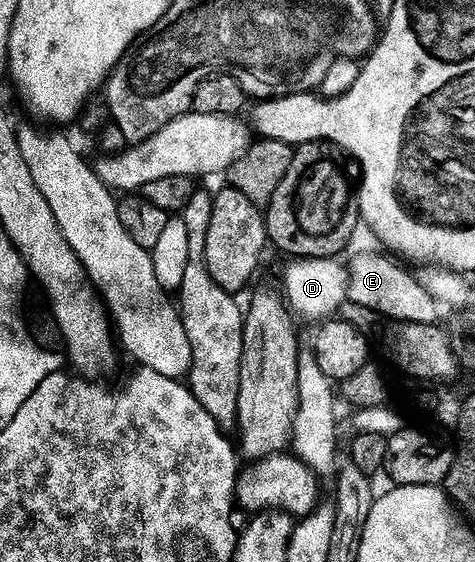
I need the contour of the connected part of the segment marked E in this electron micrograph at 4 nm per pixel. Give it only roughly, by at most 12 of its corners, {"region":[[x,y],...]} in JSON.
{"region":[[356,255],[347,298],[405,323],[436,323],[437,300],[395,258]]}

